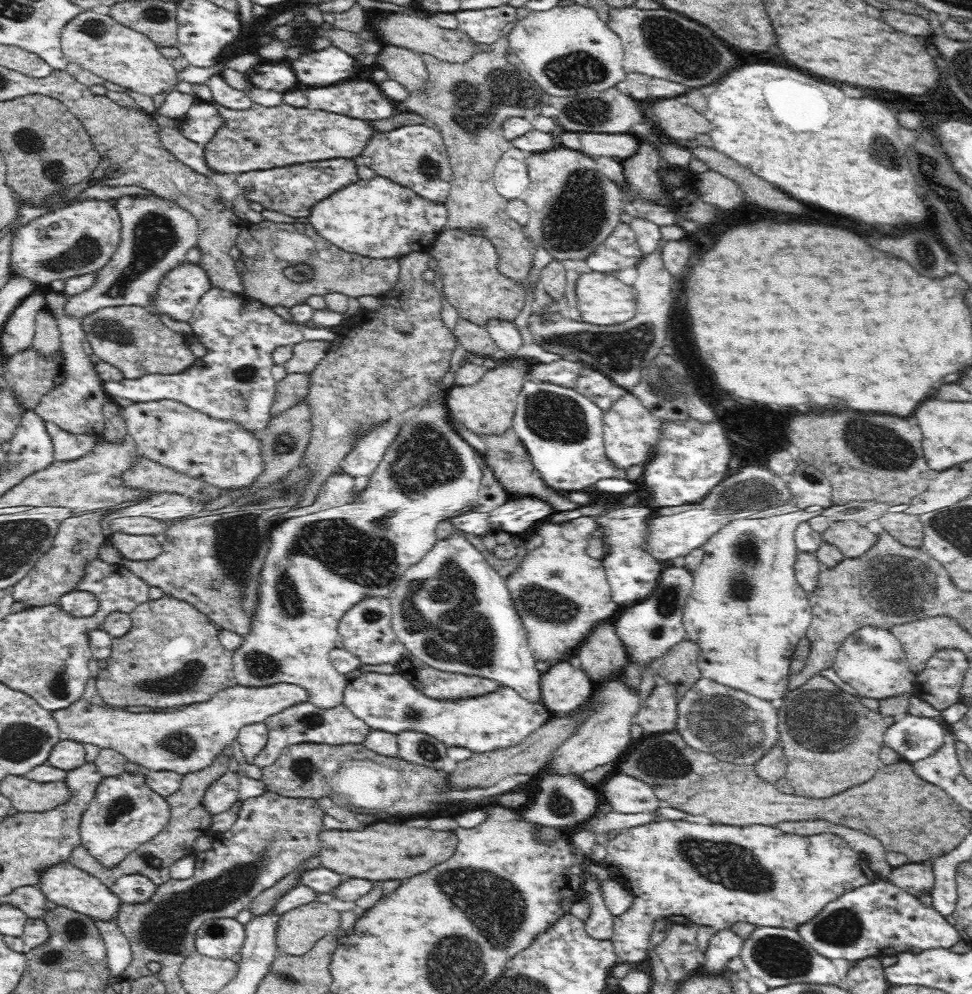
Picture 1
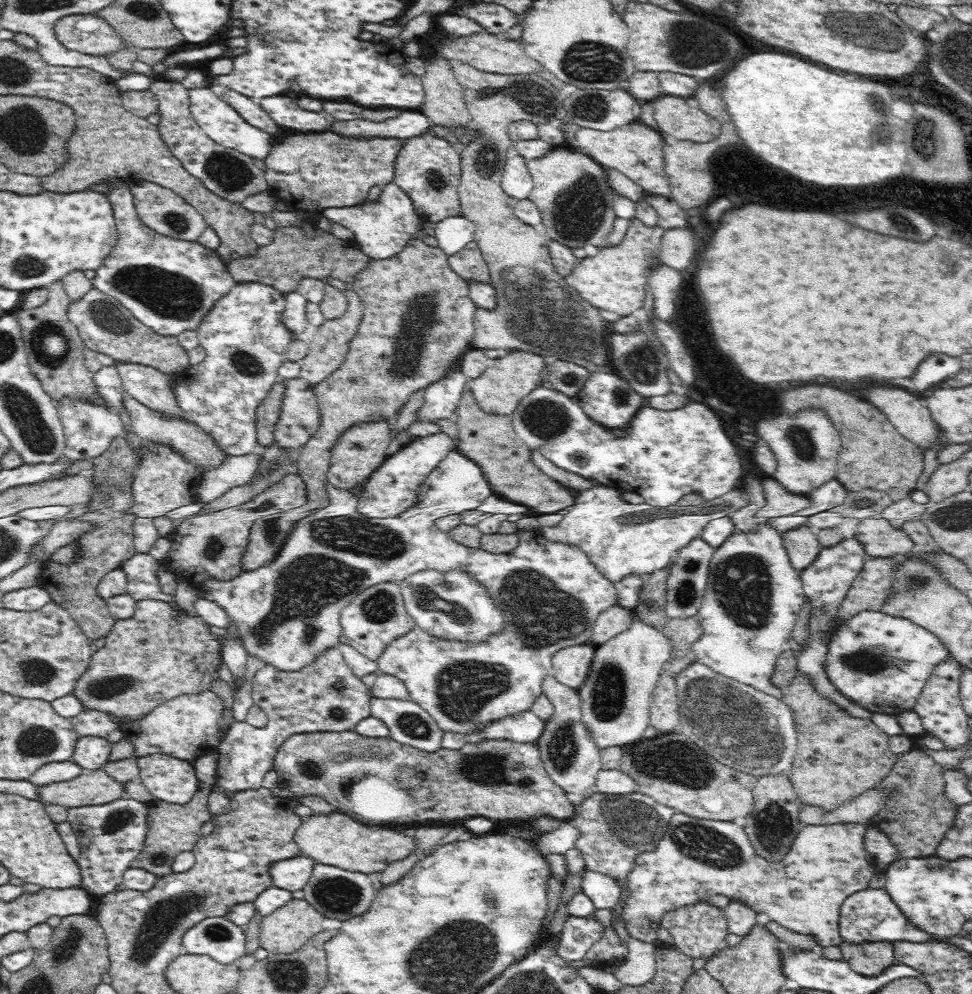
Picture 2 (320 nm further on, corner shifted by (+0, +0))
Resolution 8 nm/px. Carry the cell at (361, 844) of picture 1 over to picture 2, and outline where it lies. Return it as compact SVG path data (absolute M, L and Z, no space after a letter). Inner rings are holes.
M339 810L331 814L313 815L303 819L299 829L296 829L295 841L300 854L313 859L318 864L337 866L371 876L382 872L394 860L406 858L416 846L415 838L398 834L394 830L384 830L378 826L366 826Z

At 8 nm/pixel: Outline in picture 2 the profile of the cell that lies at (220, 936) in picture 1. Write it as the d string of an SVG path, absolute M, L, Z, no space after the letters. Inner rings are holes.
M224 917L204 918L188 928L182 938L183 952L207 955L219 964L230 965L246 955L241 926Z

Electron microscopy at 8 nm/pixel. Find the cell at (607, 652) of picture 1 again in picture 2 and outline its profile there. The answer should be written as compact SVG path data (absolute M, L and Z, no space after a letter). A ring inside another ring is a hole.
M614 604L607 608L604 613L600 613L593 626L591 642L593 644L604 644L616 634L623 633L630 629L634 612L631 609L624 608L619 604Z

